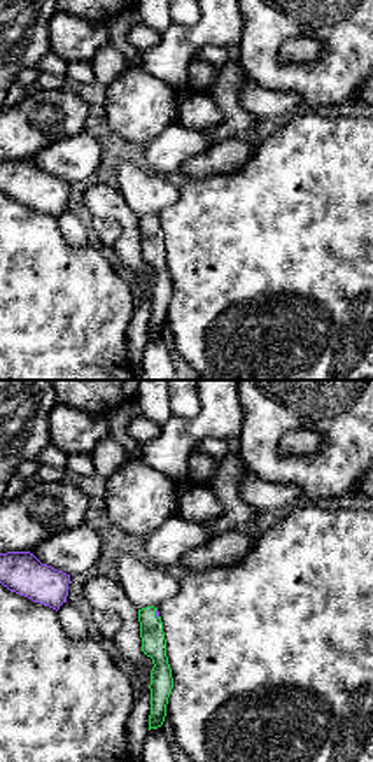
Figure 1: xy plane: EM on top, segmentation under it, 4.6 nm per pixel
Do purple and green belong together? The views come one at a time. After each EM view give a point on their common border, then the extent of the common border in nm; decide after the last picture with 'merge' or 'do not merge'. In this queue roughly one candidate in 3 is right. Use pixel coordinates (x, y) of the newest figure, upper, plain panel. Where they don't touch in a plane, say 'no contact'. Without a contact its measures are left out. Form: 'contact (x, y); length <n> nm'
contact (156, 221); length 60 nm

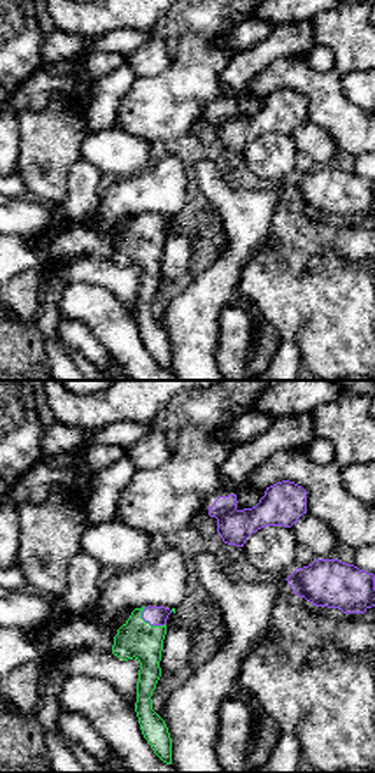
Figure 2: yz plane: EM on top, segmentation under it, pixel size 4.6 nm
contact (149, 230); length 130 nm

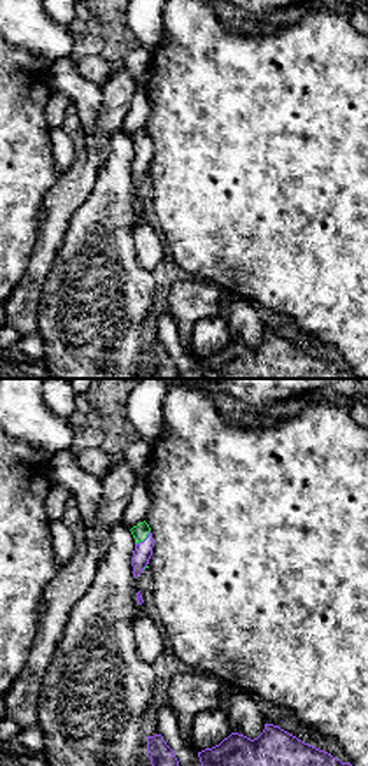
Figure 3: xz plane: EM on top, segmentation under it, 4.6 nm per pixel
contact (146, 146); length 100 nm

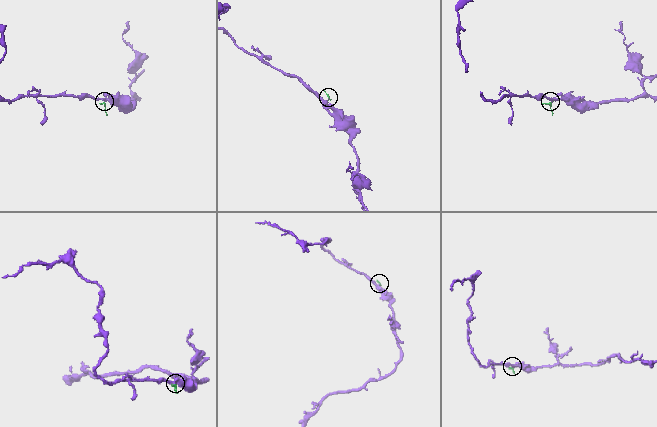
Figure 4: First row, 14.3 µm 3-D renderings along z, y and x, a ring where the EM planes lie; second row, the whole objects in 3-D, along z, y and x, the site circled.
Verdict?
merge

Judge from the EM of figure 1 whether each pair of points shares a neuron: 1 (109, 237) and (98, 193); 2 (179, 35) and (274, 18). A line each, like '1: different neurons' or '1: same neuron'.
1: different neurons
2: different neurons

